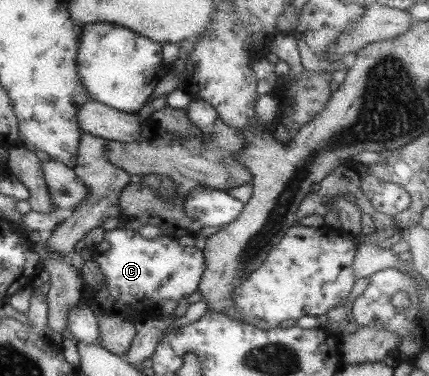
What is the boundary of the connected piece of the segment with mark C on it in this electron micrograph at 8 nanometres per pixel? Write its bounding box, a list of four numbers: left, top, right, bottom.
[80,227,205,322]

